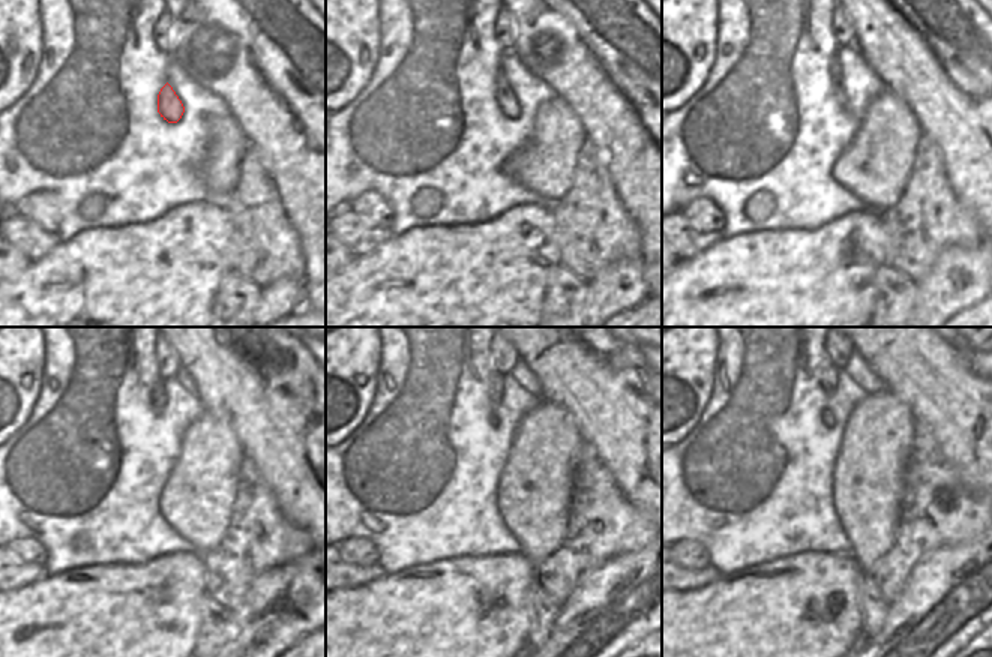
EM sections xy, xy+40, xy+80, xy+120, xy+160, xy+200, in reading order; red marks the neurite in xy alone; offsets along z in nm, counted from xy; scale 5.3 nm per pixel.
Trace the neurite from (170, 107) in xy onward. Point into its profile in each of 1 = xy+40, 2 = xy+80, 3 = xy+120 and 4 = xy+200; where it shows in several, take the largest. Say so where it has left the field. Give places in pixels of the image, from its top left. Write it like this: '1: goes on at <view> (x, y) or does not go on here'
1: goes on at xy+40 (506, 99)
2: goes on at xy+80 (835, 71)
3: goes on at xy+120 (158, 395)
4: goes on at xy+200 (830, 374)

